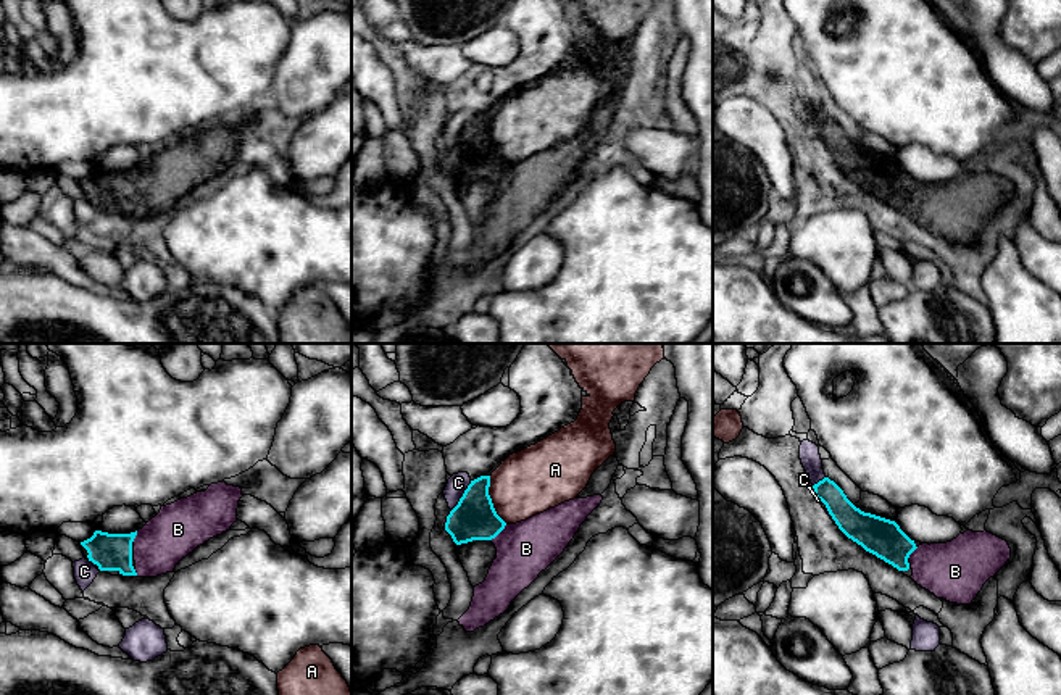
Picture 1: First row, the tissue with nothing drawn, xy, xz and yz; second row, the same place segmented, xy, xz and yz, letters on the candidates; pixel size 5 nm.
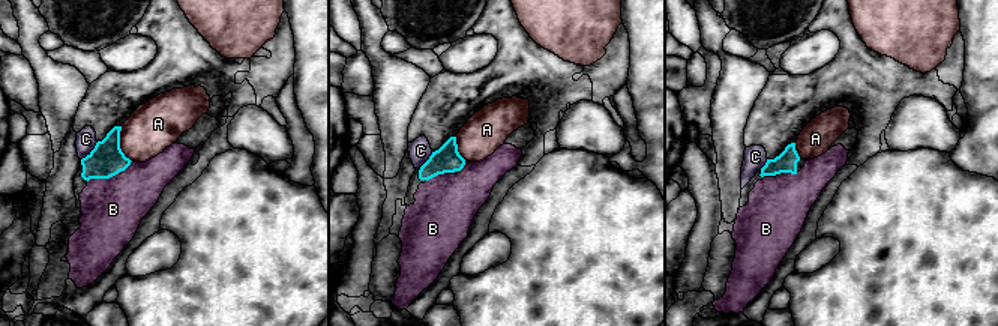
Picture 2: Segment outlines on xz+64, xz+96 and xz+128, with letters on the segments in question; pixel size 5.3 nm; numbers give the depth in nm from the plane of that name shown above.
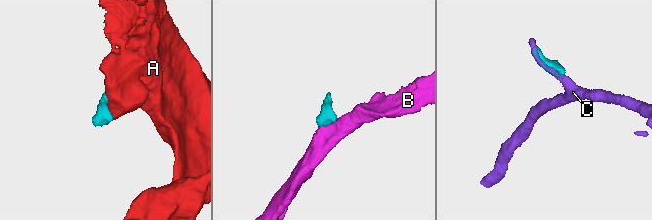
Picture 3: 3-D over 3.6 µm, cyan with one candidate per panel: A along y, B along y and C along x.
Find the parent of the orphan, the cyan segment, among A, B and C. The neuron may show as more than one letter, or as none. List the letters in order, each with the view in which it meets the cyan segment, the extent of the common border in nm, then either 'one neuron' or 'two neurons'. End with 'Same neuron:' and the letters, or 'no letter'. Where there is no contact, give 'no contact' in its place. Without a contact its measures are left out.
A: meets cyan in xz; contact 260 nm long; two neurons
B: meets cyan in xz; contact 120 nm long; one neuron
C: meets cyan in xz; contact 180 nm long; two neurons
Same neuron: B

